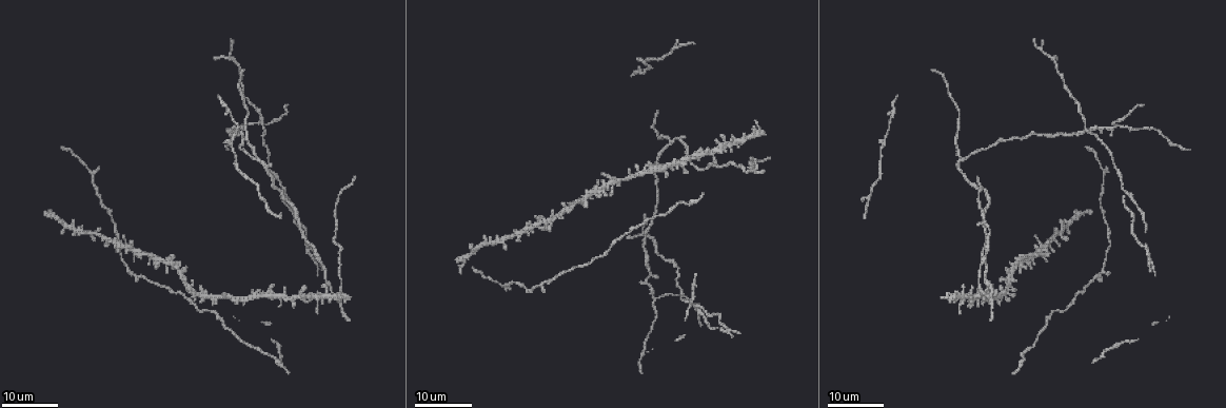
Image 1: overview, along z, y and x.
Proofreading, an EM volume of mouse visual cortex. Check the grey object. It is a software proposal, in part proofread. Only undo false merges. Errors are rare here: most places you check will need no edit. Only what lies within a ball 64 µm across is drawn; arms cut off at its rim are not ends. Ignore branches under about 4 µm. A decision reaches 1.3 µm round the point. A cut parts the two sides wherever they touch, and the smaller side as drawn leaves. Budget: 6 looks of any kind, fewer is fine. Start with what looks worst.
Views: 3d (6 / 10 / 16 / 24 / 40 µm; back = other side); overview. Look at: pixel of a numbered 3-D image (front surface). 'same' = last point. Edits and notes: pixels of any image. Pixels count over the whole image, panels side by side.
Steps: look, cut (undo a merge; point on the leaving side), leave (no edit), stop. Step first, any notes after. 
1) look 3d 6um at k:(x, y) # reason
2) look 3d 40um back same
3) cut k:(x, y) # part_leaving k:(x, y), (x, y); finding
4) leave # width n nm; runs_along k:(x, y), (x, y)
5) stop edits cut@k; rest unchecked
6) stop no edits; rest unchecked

look 3d 24um at 1:(285, 190) # three-way junction

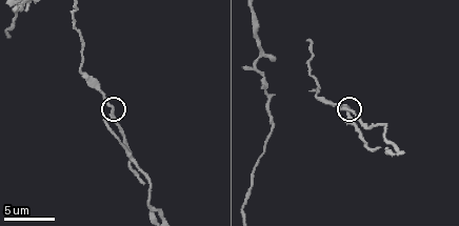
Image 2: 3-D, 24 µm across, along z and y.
look 3d 10um at 2:(112, 110) # closer look

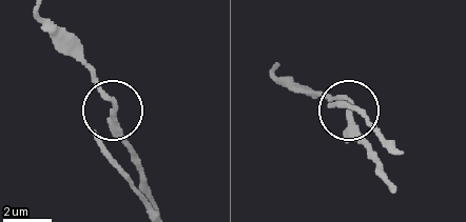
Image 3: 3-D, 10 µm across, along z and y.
leave # arms 3; one cell here

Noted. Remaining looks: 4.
look 3d 16um at 1:(258, 158) # two arms in line, one across

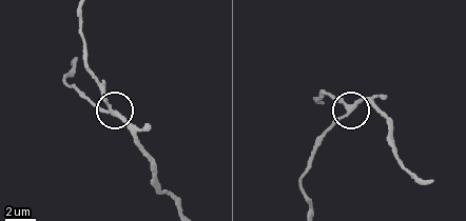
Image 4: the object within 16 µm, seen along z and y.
look 3d 10um at 4:(346, 114) # closer look

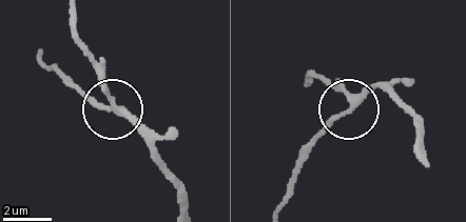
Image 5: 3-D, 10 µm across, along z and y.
look 3d 6um at 5:(114, 109)

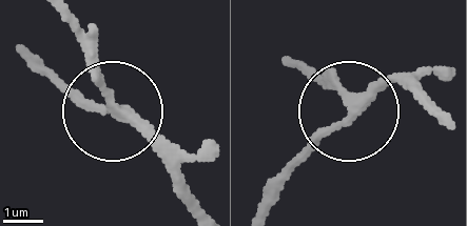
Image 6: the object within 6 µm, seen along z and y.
leave # runs_along 6:(186, 203), (155, 143), (98, 82), (95, 36); one cell here

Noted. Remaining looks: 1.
look 3d 6um at 2:(270, 96)

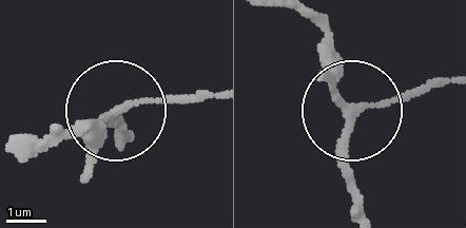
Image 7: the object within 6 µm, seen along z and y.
leave # arms 3; all the same cell

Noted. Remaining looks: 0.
stop no edits; rest unchecked

